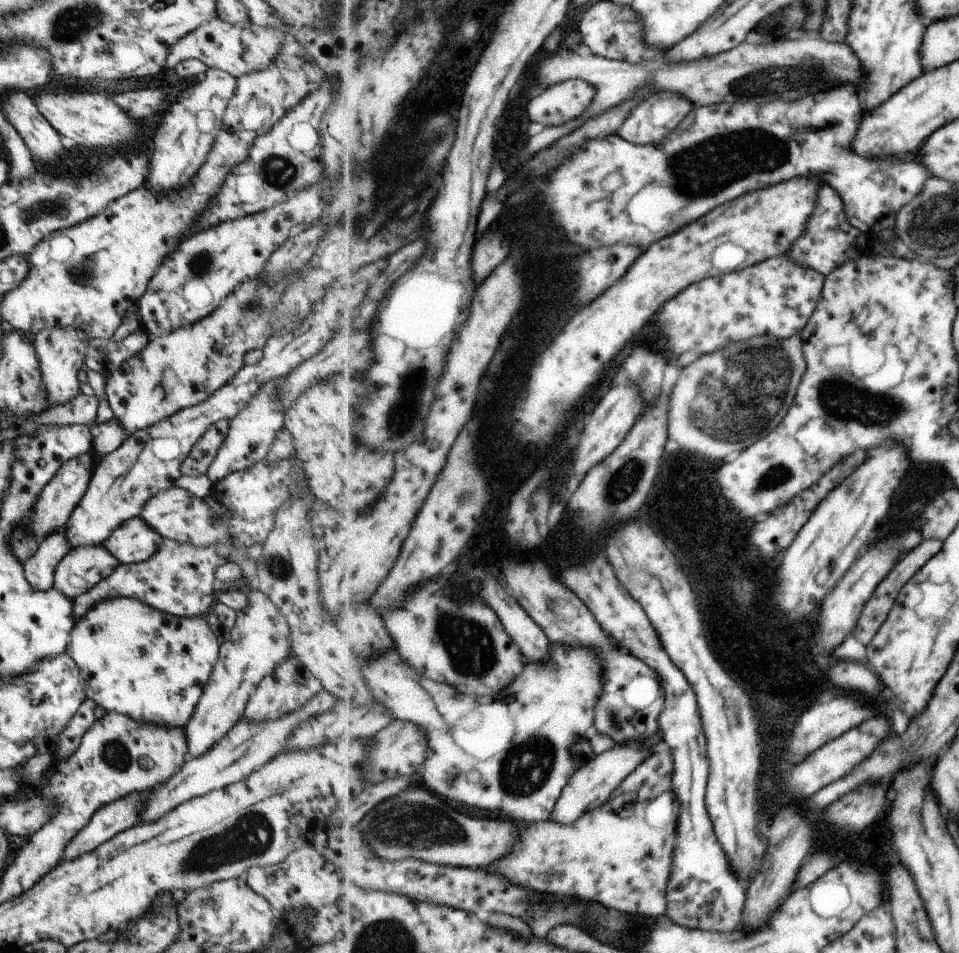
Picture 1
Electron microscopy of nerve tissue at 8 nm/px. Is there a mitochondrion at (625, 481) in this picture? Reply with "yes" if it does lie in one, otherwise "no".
yes

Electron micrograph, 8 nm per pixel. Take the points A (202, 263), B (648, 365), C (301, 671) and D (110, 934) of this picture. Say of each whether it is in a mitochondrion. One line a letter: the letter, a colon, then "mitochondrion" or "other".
A: mitochondrion
B: other
C: other
D: other

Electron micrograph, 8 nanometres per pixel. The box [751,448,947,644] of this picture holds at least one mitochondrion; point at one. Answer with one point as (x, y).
(776, 476)

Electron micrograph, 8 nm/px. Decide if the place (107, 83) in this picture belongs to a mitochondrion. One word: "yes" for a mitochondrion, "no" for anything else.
no

